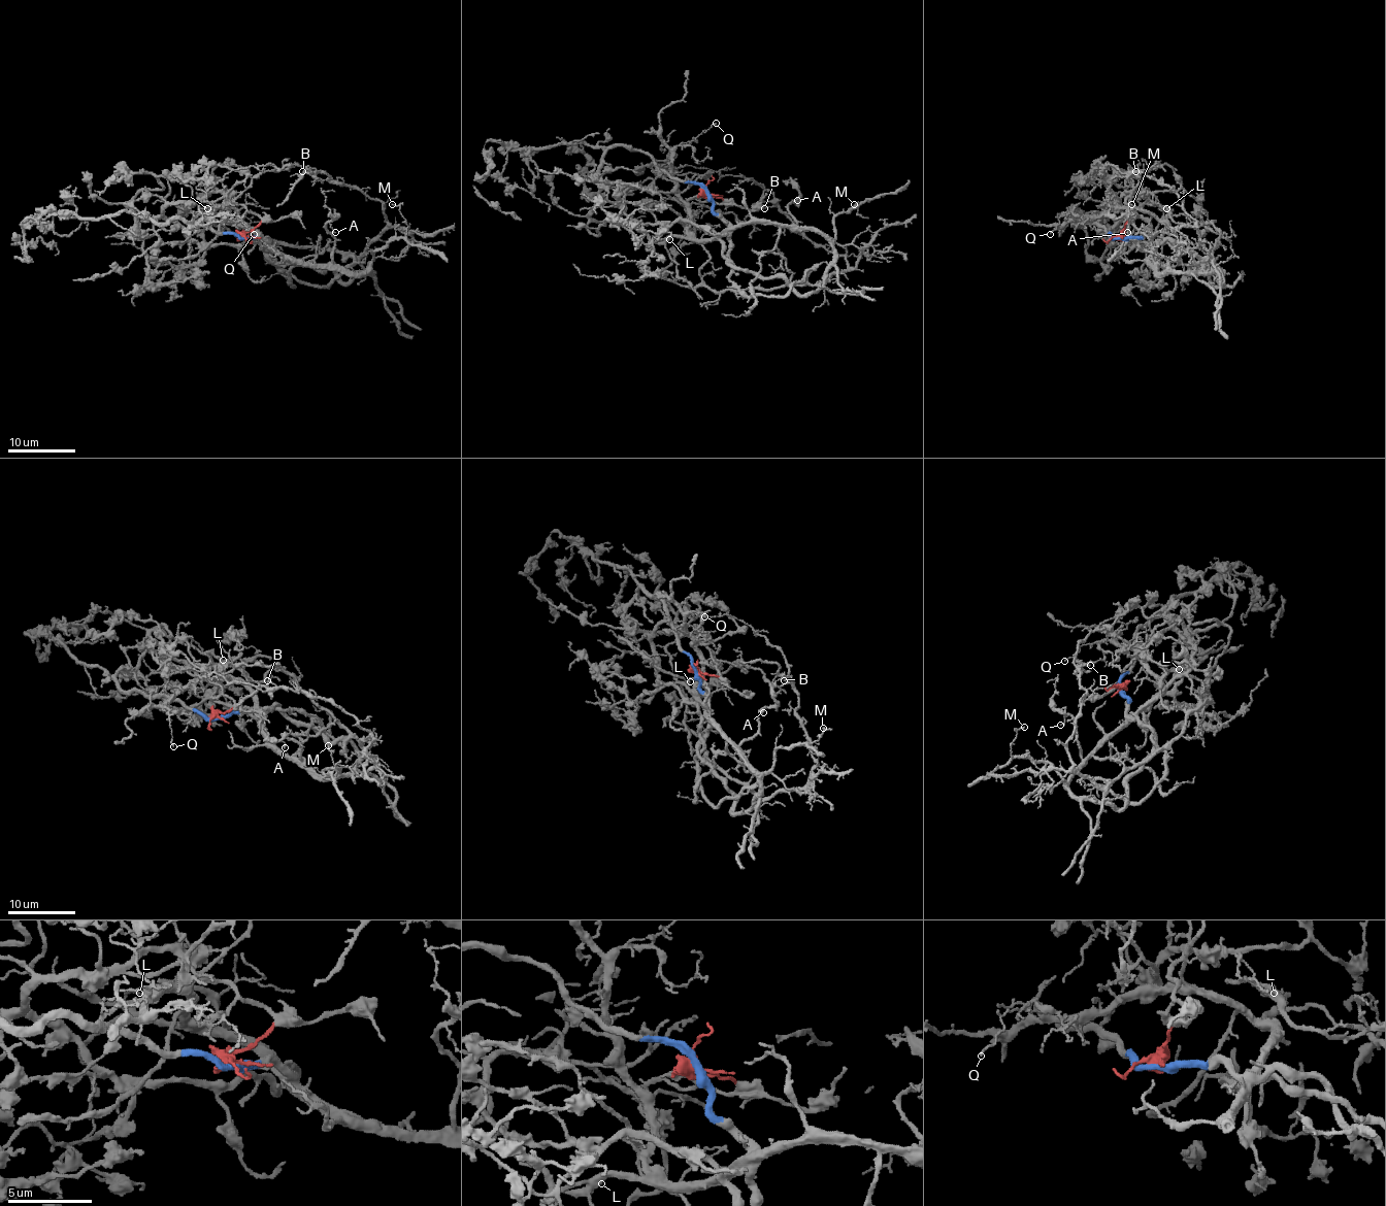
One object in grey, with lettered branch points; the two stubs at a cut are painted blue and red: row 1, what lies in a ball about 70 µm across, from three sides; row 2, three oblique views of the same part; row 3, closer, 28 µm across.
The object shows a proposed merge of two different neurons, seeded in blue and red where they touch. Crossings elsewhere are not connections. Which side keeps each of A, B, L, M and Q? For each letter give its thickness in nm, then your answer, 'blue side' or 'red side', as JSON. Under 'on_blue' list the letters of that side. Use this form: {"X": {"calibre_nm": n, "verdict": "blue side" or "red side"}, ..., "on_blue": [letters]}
{"A": {"calibre_nm": 120, "verdict": "blue side"}, "B": {"calibre_nm": 100, "verdict": "red side"}, "L": {"calibre_nm": 70, "verdict": "blue side"}, "M": {"calibre_nm": 110, "verdict": "blue side"}, "Q": {"calibre_nm": 120, "verdict": "blue side"}, "on_blue": ["A", "L", "M", "Q"]}

